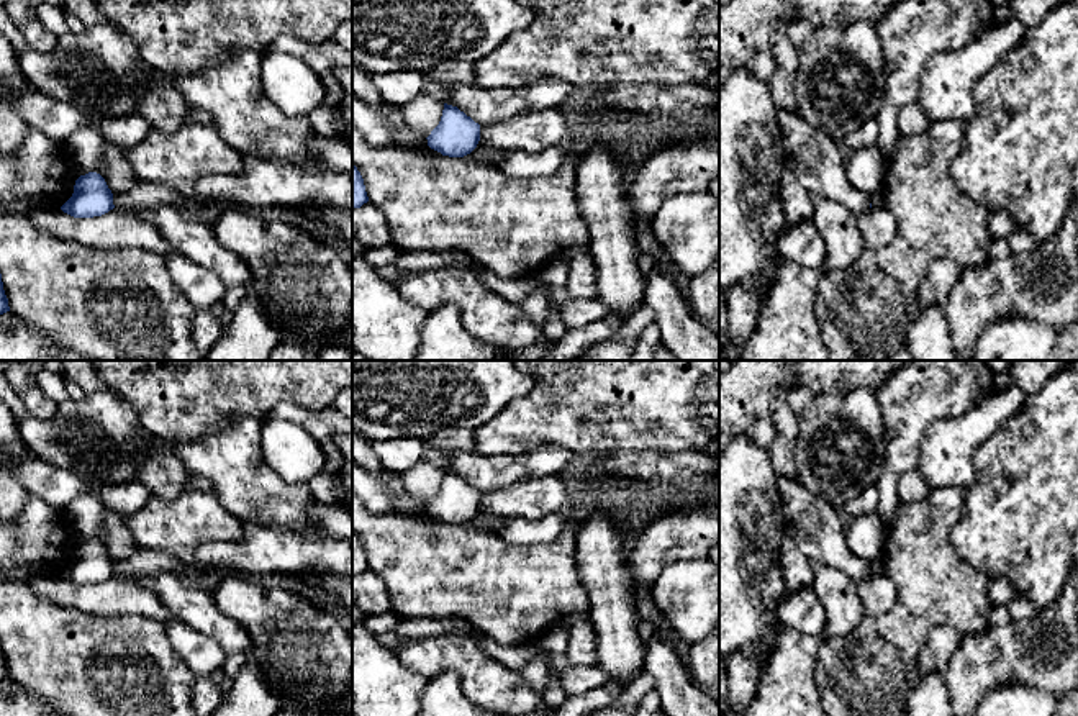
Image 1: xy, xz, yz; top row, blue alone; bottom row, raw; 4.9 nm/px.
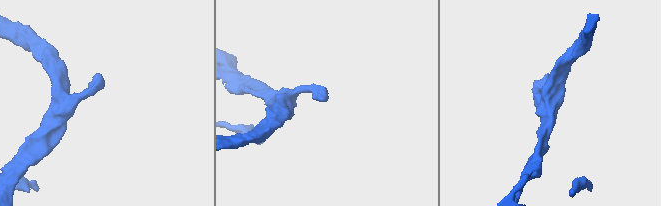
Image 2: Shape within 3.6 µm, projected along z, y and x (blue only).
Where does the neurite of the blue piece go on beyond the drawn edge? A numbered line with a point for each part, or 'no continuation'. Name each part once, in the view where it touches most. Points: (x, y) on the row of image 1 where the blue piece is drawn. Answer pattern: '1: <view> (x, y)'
no continuation

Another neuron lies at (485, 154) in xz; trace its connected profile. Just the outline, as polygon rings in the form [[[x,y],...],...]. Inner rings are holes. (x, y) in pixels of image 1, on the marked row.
[[[483,139],[478,141],[477,147],[470,154],[455,159],[470,161],[475,164],[491,165],[498,169],[501,167],[500,151],[488,146]]]

